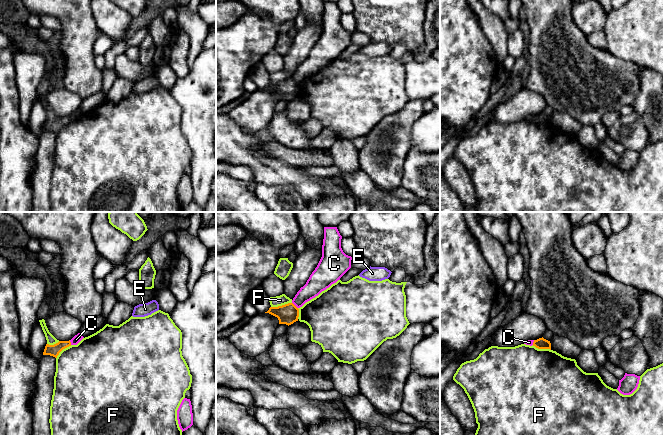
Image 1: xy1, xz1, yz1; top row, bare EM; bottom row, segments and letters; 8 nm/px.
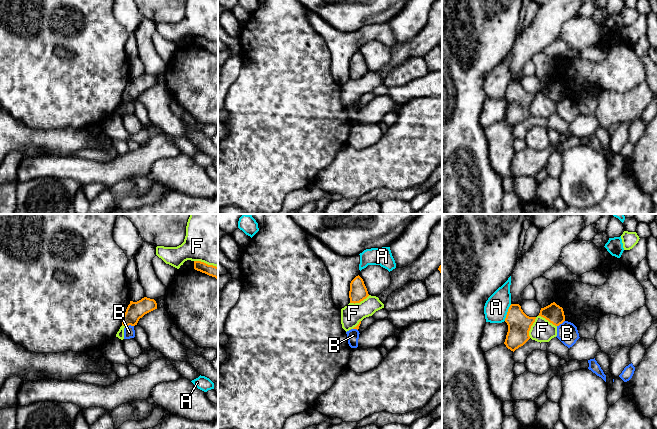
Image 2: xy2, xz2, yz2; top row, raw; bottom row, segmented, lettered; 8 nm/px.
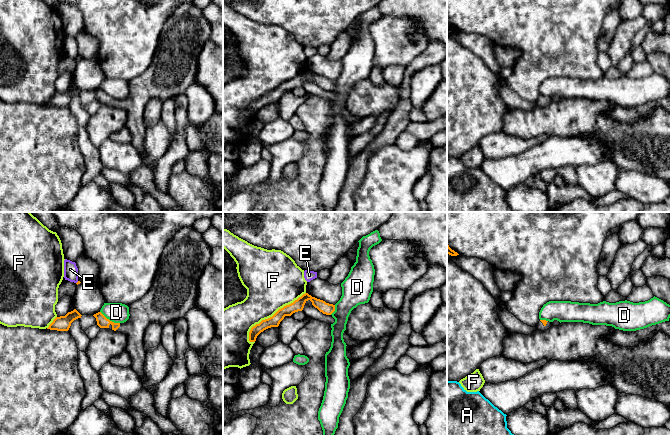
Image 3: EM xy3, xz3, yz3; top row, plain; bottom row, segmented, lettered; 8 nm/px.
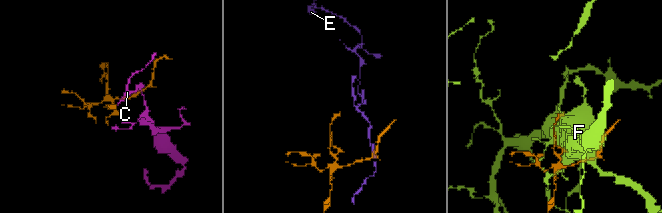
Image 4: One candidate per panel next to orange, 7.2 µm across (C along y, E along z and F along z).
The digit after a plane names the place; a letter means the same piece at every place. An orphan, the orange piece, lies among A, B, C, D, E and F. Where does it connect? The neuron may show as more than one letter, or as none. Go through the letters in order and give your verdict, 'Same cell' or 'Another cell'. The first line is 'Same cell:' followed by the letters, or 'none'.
Same cell: none
A: Another cell
B: Another cell
C: Another cell
D: Another cell
E: Another cell
F: Another cell

